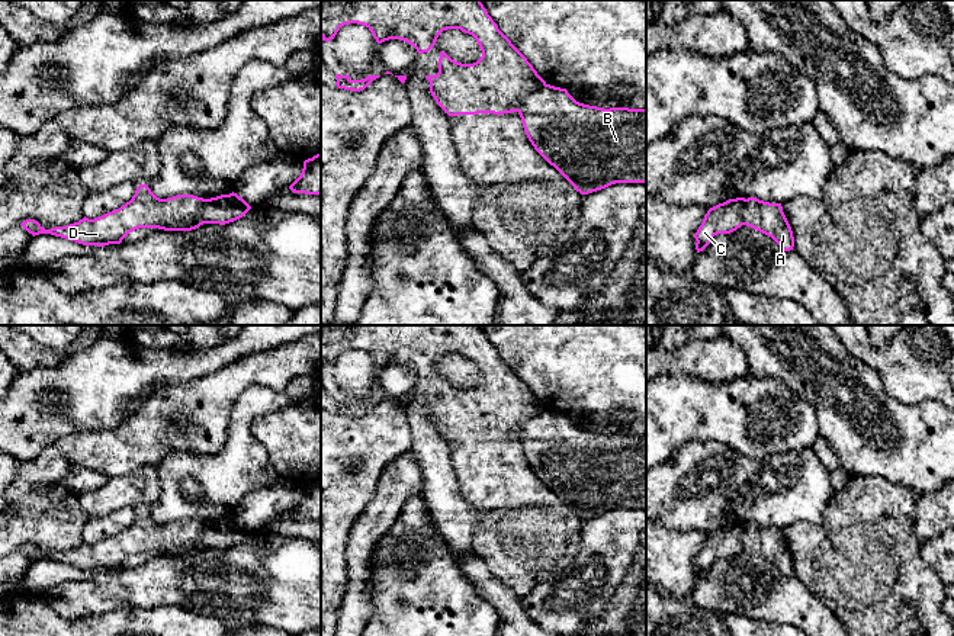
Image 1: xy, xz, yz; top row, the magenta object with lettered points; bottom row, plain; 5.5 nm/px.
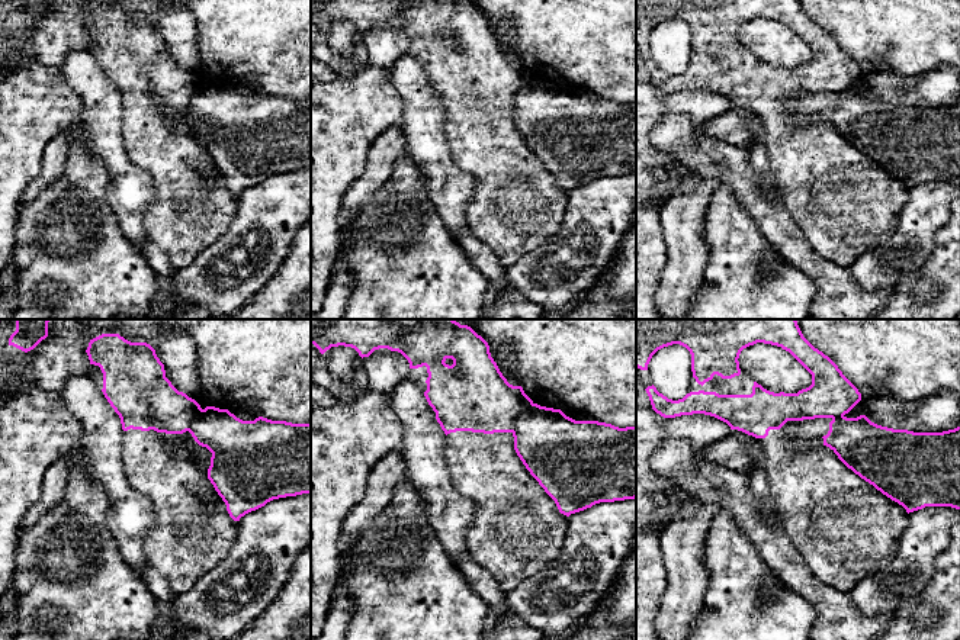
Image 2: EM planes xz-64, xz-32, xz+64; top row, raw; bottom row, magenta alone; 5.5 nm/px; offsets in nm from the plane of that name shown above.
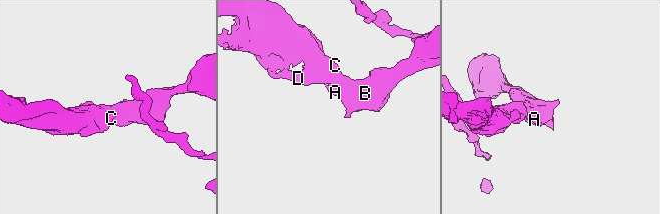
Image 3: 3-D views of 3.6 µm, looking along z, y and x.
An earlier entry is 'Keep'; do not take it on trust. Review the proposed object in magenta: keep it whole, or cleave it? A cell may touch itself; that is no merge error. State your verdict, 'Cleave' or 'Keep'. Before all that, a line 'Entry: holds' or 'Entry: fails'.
Entry: fails
Cleave

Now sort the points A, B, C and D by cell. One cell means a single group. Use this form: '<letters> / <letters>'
A B / C D

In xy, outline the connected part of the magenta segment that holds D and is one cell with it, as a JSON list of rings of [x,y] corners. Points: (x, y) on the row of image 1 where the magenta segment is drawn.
[[[139,184],[129,202],[119,209],[99,218],[83,218],[78,222],[45,229],[35,219],[20,225],[33,237],[51,234],[83,245],[121,244],[138,228],[158,228],[164,231],[192,231],[203,225],[199,213],[206,199],[193,195],[177,195],[167,199],[157,197],[147,184]]]

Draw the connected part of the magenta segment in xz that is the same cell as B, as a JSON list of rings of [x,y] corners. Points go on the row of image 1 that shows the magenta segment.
[[[545,84],[518,103],[524,132],[534,150],[581,195],[616,183],[646,183],[646,109],[597,107],[576,102],[566,89]]]

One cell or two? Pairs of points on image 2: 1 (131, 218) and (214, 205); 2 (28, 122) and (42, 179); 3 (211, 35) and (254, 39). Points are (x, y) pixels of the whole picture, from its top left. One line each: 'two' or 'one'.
1: two
2: two
3: one

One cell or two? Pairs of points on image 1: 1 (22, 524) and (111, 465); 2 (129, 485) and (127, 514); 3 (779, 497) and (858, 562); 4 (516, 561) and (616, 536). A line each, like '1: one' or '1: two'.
1: two
2: two
3: two
4: two

